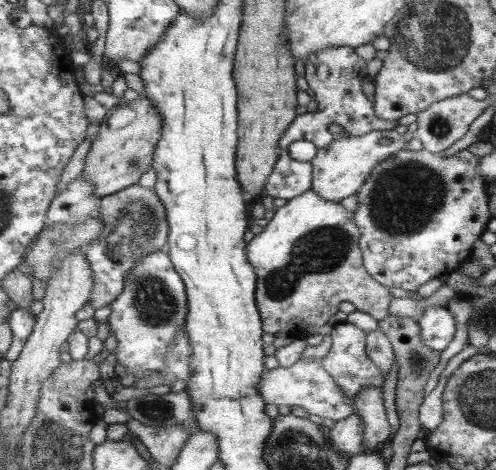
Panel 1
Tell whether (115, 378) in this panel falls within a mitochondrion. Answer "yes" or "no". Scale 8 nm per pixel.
no

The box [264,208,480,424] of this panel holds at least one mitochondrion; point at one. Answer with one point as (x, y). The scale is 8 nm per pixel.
(417, 360)

